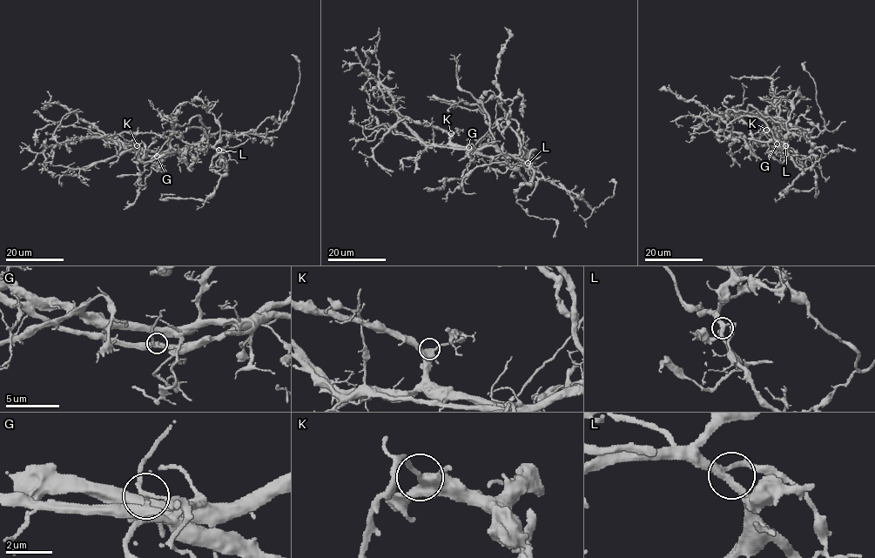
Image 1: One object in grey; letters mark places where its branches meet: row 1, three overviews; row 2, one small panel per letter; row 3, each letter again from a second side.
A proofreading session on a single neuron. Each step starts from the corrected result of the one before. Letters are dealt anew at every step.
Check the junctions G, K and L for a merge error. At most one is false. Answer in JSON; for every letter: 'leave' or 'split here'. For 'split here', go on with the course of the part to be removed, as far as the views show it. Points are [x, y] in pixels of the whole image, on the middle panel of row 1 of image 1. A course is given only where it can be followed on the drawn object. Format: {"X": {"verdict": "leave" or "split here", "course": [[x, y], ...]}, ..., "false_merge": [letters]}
{"G": {"verdict": "split here", "course": [[467, 147], [503, 163], [521, 164], [517, 124], [498, 103], [495, 121], [473, 148], [461, 178], [423, 189]]}, "K": {"verdict": "leave"}, "L": {"verdict": "leave"}, "false_merge": ["G"]}

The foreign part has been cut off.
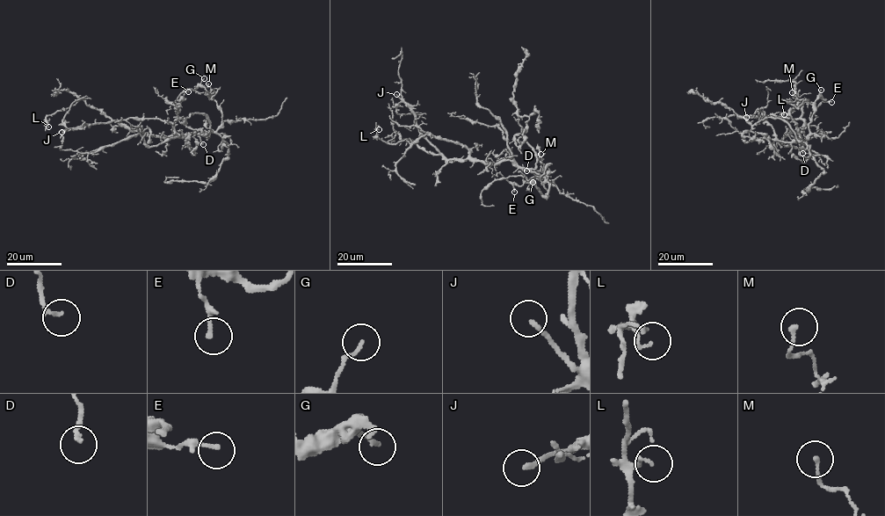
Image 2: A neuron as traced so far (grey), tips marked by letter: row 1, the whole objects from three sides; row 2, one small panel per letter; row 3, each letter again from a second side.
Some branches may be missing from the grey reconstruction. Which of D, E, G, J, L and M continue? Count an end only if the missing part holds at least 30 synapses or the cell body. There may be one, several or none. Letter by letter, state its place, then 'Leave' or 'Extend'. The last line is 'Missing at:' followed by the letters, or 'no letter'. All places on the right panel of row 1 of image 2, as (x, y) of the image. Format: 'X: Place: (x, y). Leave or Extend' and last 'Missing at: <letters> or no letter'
D: Place: (802, 153). Leave
E: Place: (831, 102). Leave
G: Place: (821, 90). Leave
J: Place: (746, 117). Leave
L: Place: (784, 114). Leave
M: Place: (792, 92). Leave
Missing at: no letter

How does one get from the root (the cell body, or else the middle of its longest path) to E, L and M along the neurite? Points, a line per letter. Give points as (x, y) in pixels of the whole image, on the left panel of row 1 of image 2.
E: (172, 136), (214, 132), (221, 125), (221, 108), (203, 87), (188, 91)
L: (172, 136), (148, 135), (130, 130), (82, 99), (47, 115), (46, 125), (48, 127)
M: (172, 136), (214, 132), (221, 125), (221, 111), (210, 94), (208, 83)

